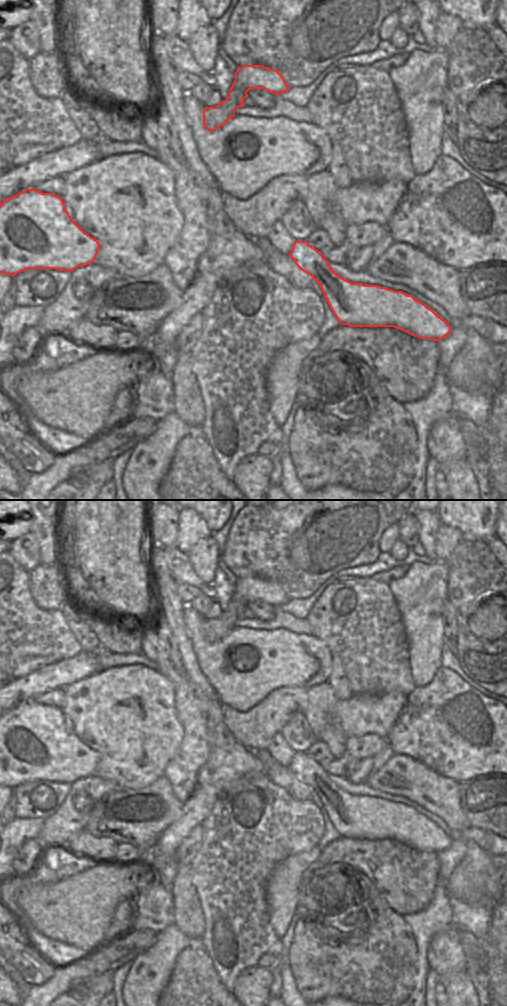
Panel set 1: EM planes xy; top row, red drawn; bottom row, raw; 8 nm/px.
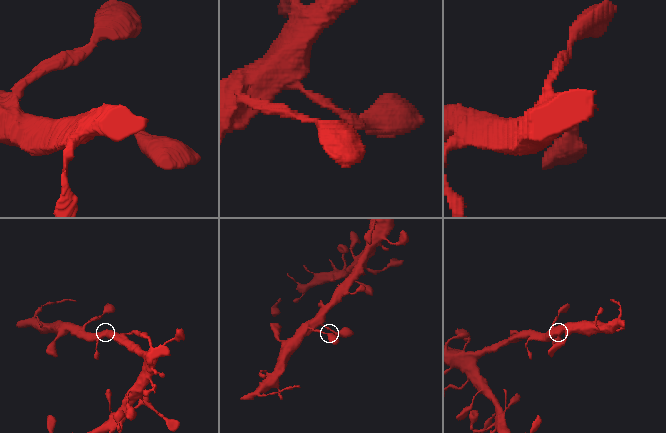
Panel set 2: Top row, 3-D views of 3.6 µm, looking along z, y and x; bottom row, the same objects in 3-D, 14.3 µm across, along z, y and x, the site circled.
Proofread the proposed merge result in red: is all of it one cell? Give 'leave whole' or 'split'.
leave whole

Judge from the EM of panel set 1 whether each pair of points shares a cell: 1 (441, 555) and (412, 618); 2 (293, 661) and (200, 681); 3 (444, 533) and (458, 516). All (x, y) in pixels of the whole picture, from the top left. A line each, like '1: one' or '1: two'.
1: two
2: two
3: two

